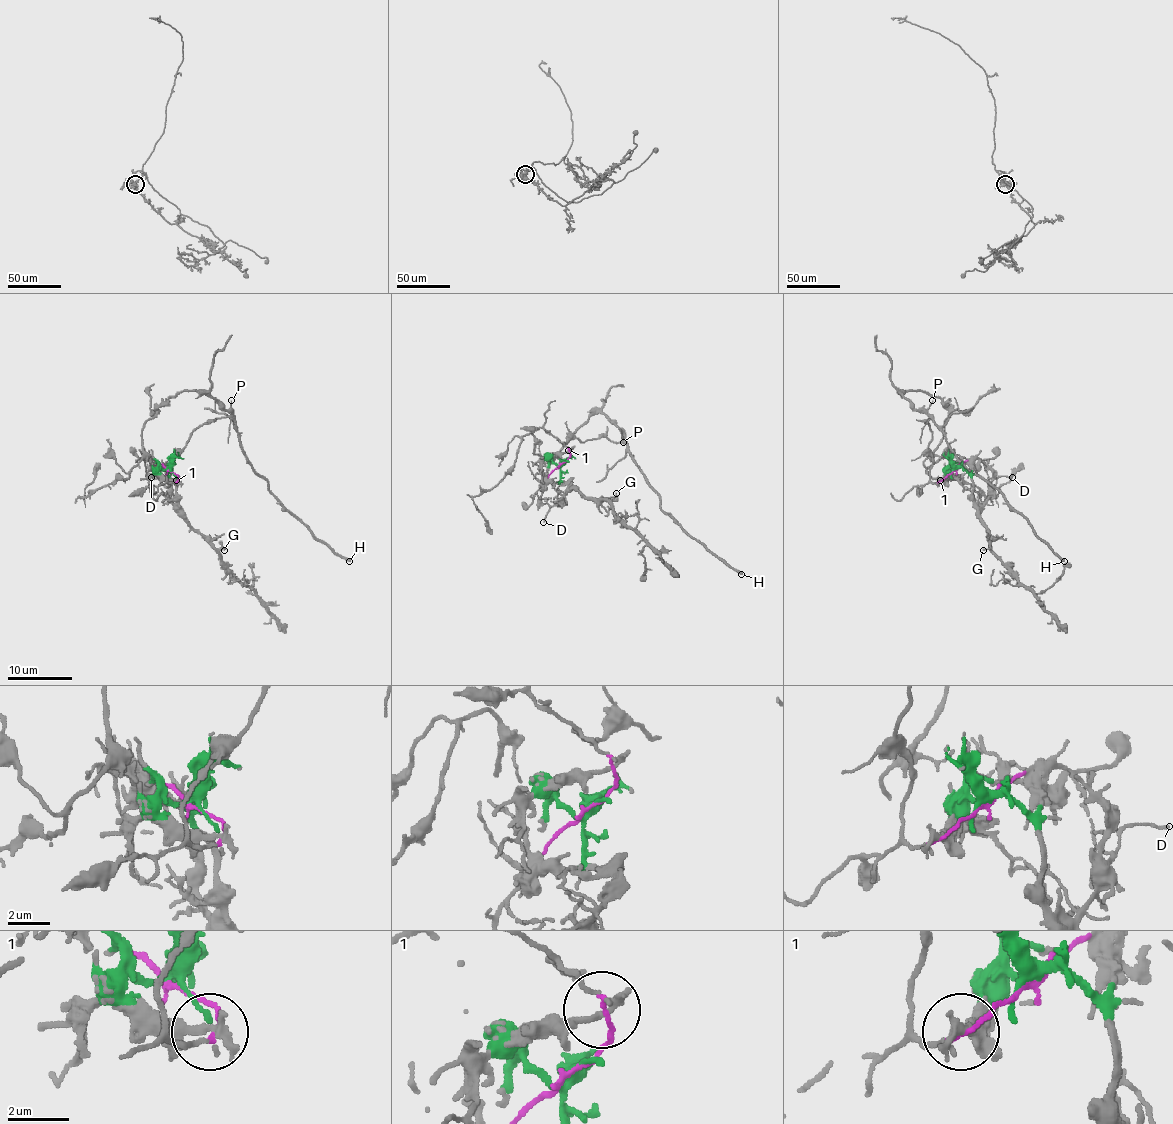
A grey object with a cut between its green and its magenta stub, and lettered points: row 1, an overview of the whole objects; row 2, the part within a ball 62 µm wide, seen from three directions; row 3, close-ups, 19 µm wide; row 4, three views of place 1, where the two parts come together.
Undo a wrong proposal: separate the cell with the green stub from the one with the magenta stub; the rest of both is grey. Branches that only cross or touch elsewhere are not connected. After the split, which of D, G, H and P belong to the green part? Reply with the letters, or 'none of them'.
D, G

